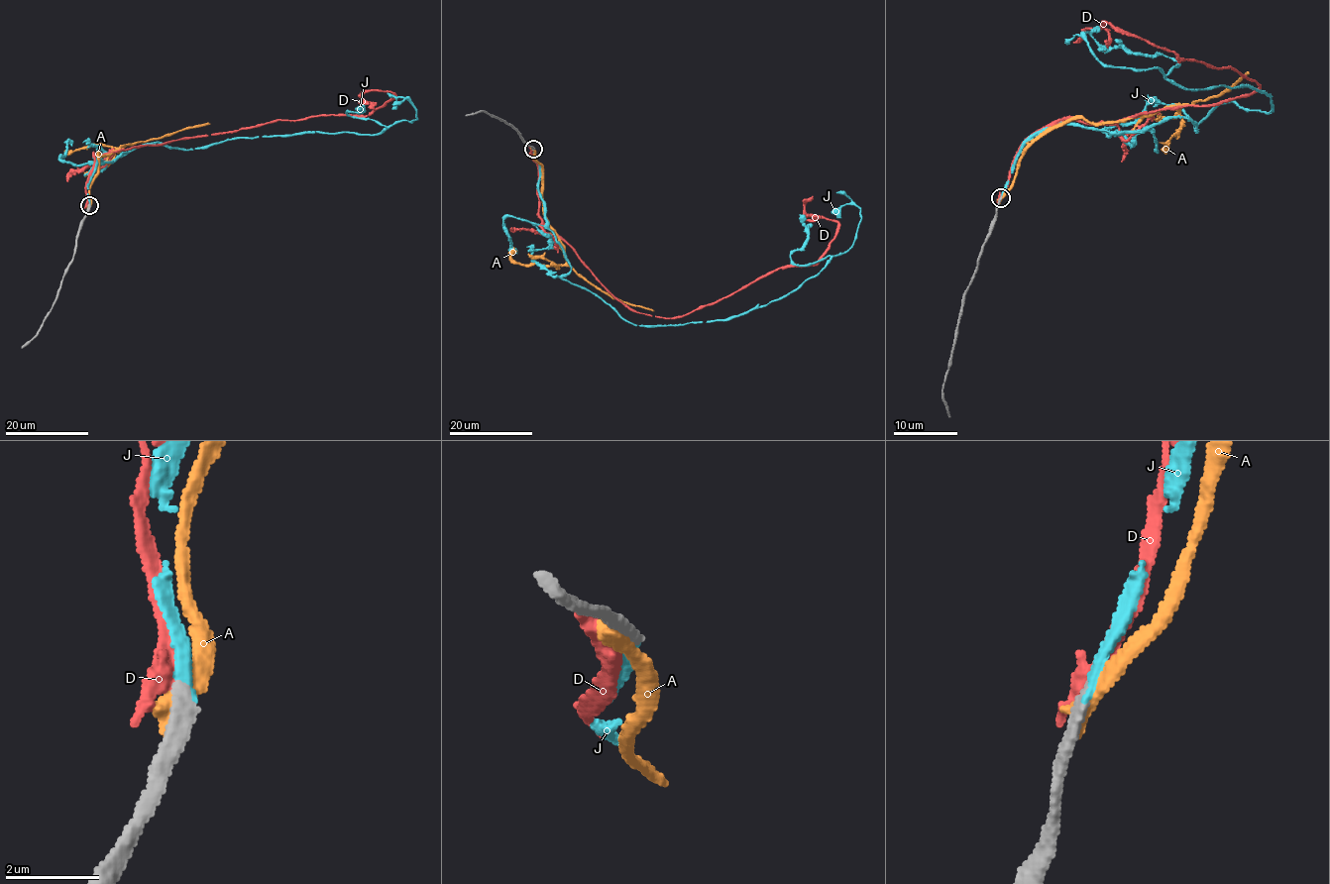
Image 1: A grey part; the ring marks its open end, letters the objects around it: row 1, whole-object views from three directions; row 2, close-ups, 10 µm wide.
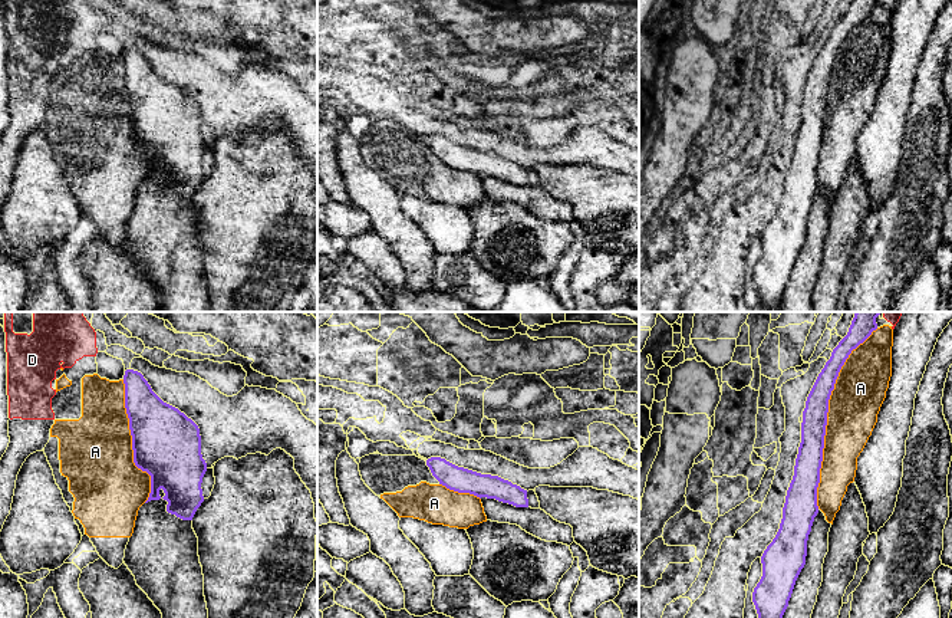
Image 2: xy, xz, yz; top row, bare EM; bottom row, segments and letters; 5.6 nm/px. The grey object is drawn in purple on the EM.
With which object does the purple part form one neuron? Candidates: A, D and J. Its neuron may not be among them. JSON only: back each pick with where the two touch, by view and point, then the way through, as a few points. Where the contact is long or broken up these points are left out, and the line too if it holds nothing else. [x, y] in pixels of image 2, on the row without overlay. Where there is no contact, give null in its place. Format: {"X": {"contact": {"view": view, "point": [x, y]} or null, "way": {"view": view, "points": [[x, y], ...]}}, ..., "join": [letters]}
{"J": {"contact": null}, "join": ["J"]}

